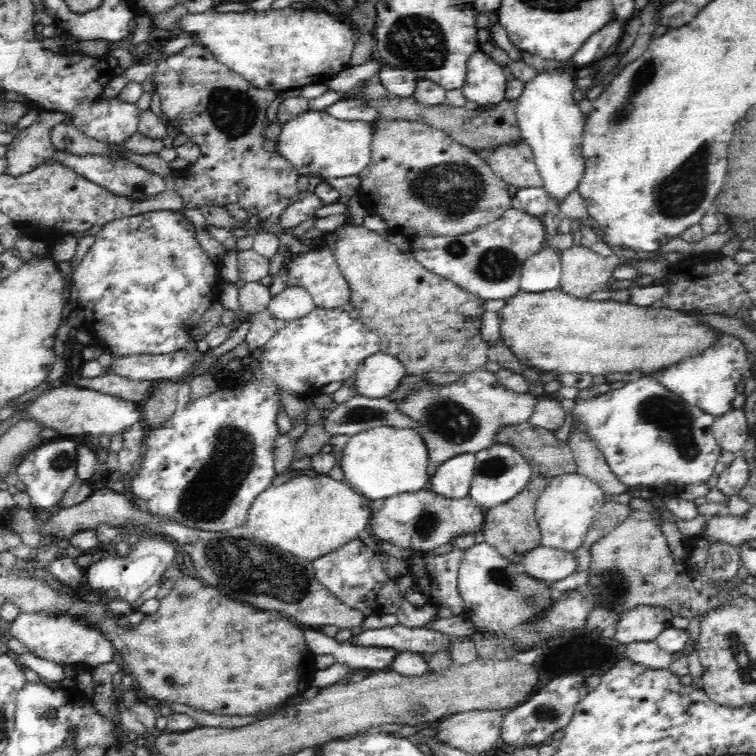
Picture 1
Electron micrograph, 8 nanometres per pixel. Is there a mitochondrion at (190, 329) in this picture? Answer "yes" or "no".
no

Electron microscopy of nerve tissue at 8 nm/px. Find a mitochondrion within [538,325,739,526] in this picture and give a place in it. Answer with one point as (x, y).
(659, 410)

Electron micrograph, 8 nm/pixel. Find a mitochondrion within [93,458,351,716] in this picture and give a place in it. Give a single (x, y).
(242, 562)

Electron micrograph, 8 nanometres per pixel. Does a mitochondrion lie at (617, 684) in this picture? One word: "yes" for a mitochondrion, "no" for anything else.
no

